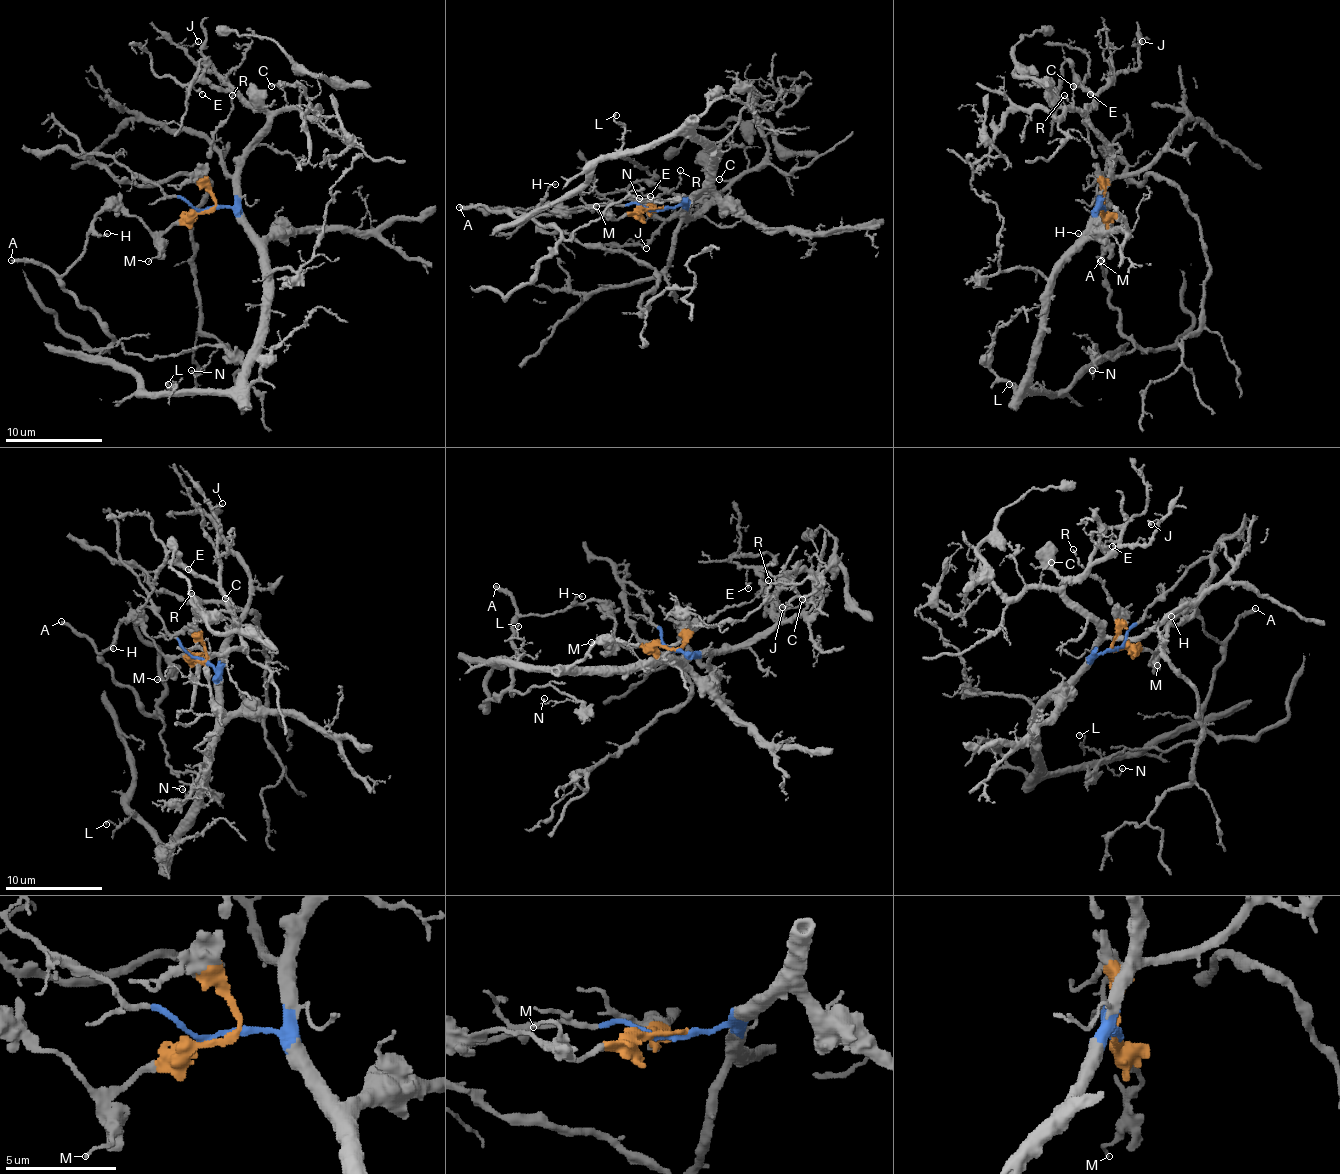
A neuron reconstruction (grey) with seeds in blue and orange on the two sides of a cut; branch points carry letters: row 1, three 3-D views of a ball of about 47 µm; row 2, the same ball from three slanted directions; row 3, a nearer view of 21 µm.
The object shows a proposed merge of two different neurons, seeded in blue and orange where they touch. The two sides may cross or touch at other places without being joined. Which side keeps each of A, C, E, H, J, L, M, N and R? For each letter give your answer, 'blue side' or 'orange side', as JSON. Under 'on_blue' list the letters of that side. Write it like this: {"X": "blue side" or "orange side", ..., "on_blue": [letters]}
{"A": "orange side", "C": "blue side", "E": "blue side", "H": "orange side", "J": "blue side", "L": "blue side", "M": "orange side", "N": "orange side", "R": "orange side", "on_blue": ["C", "E", "J", "L"]}

